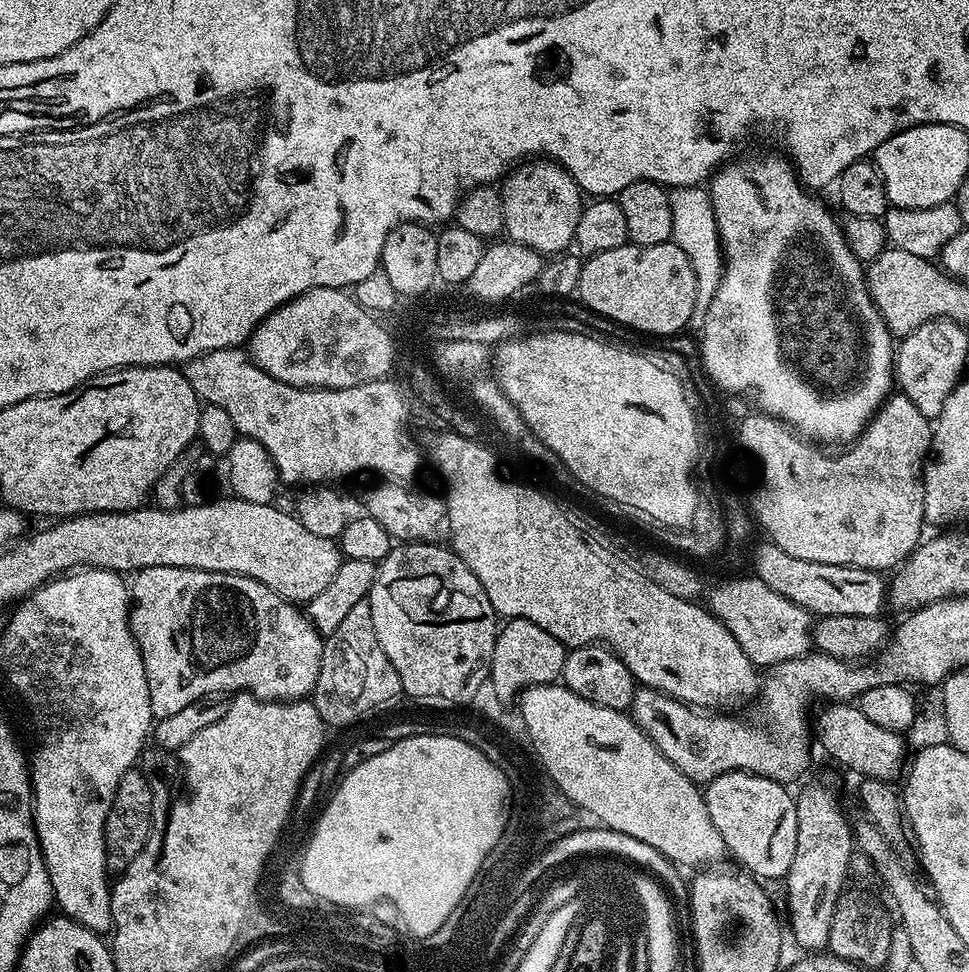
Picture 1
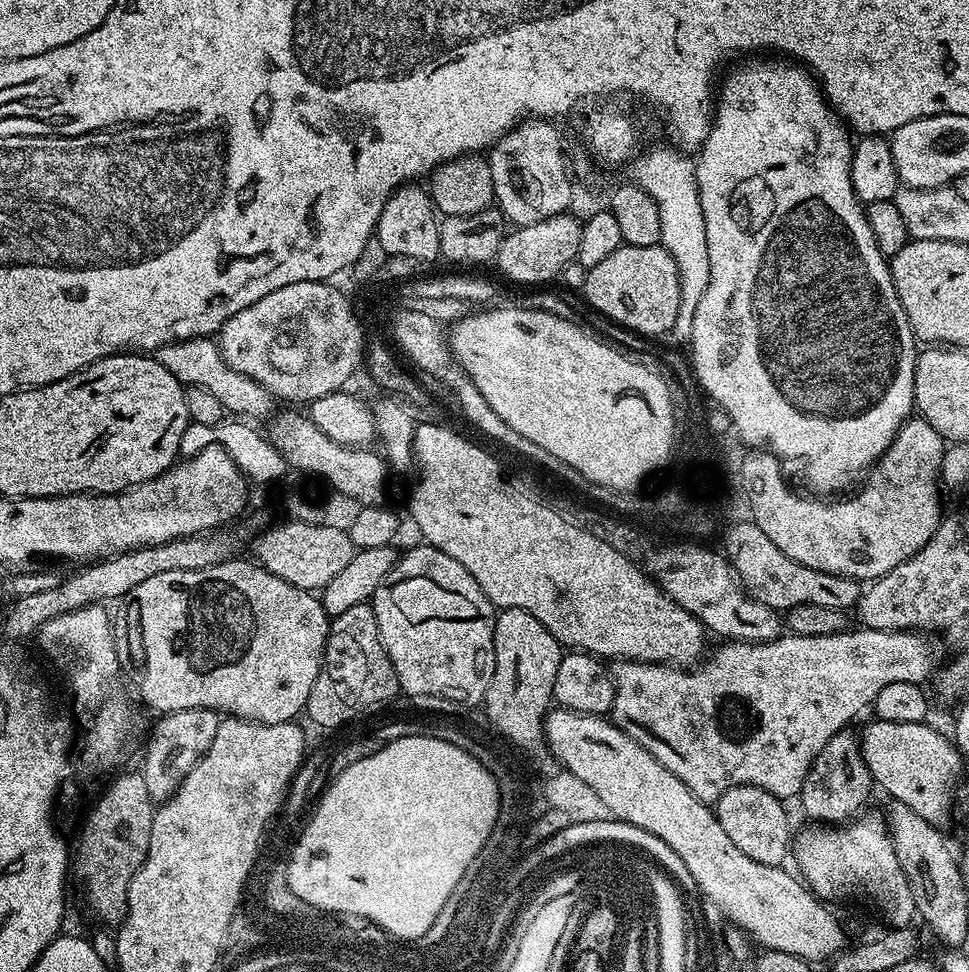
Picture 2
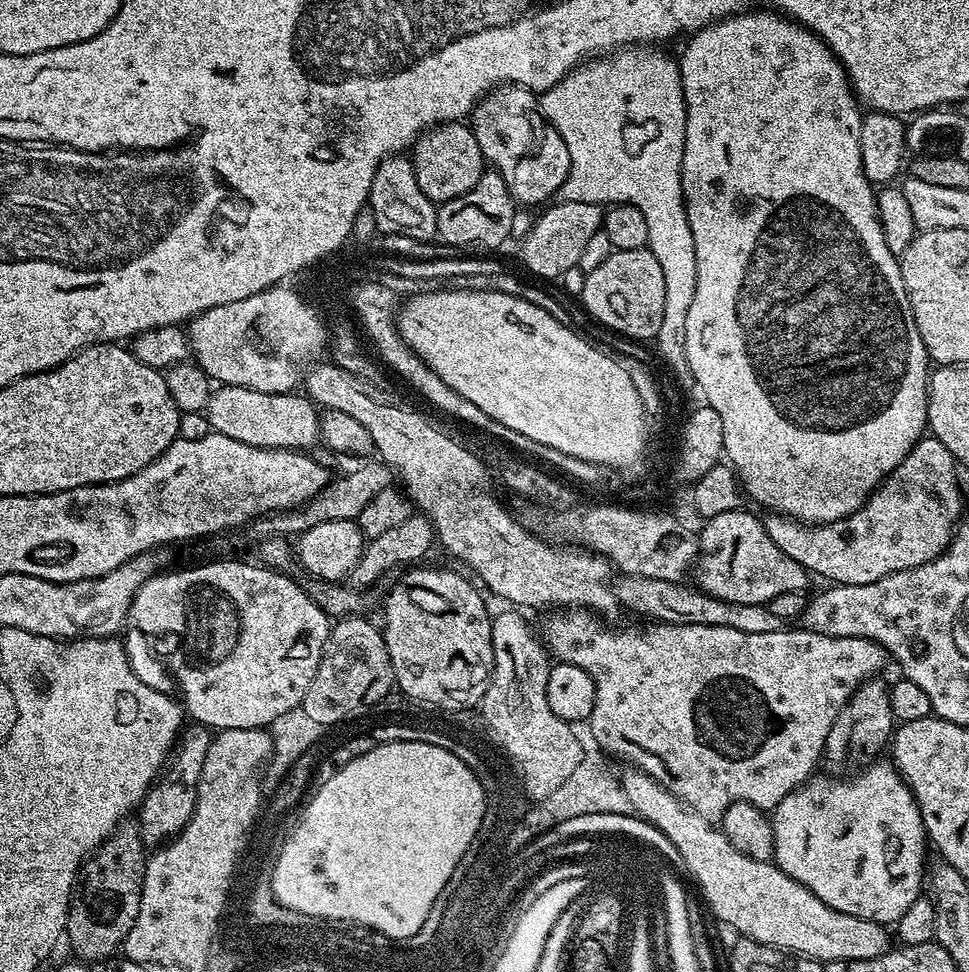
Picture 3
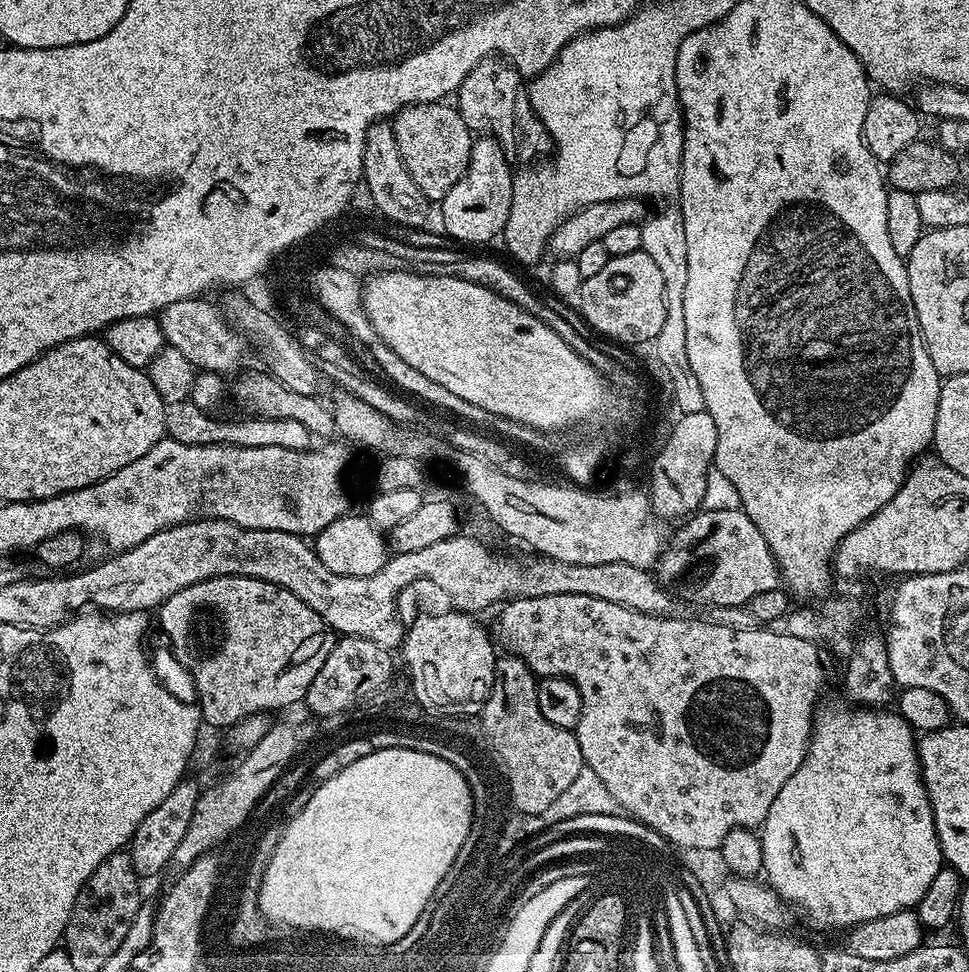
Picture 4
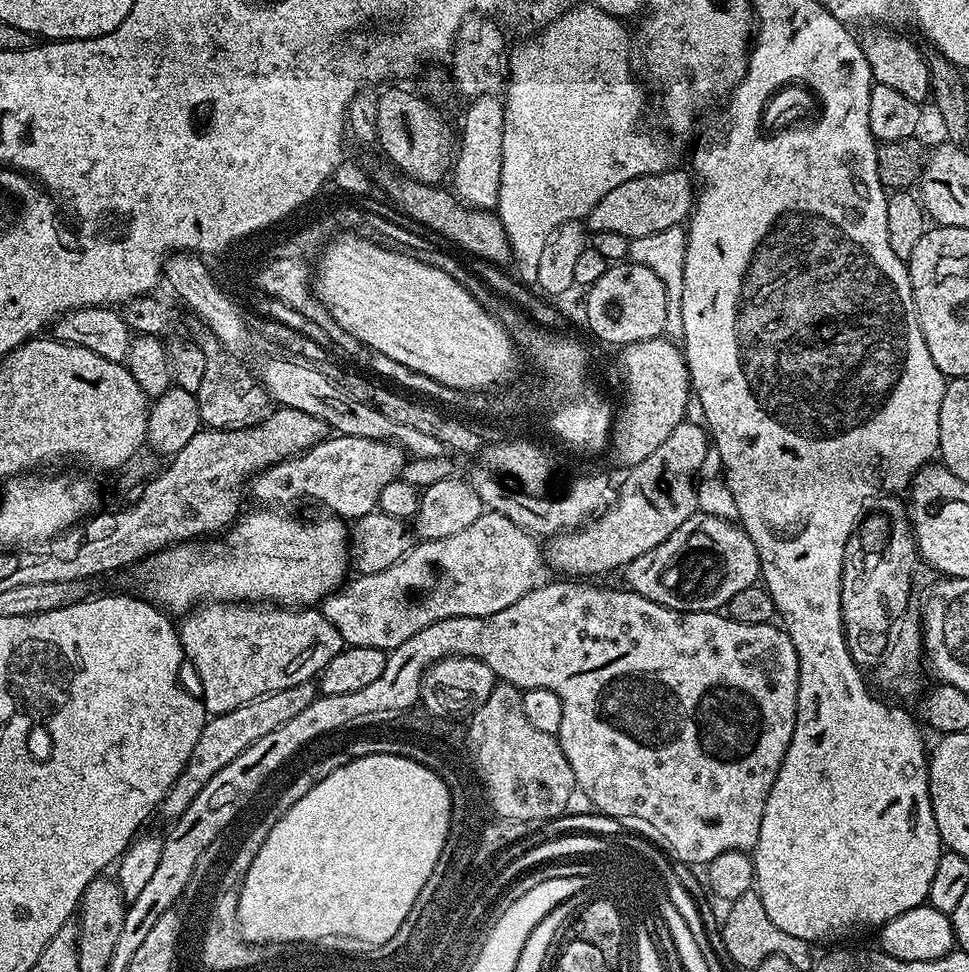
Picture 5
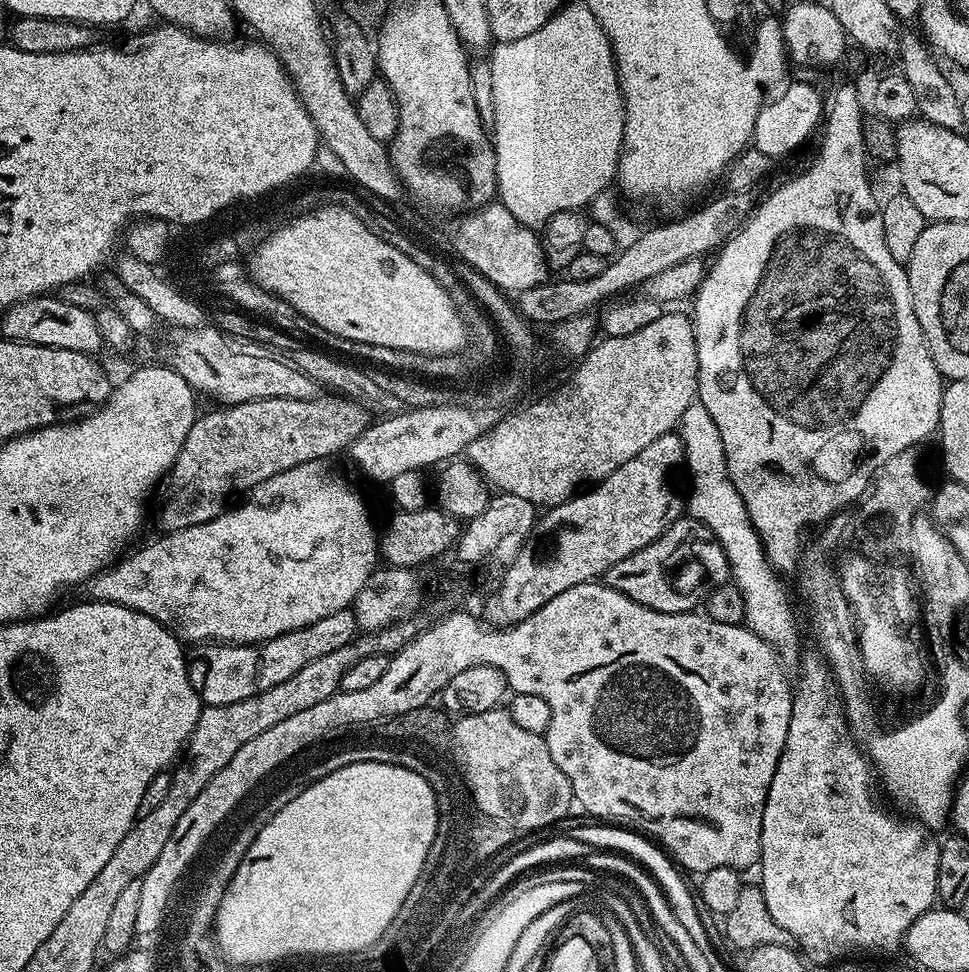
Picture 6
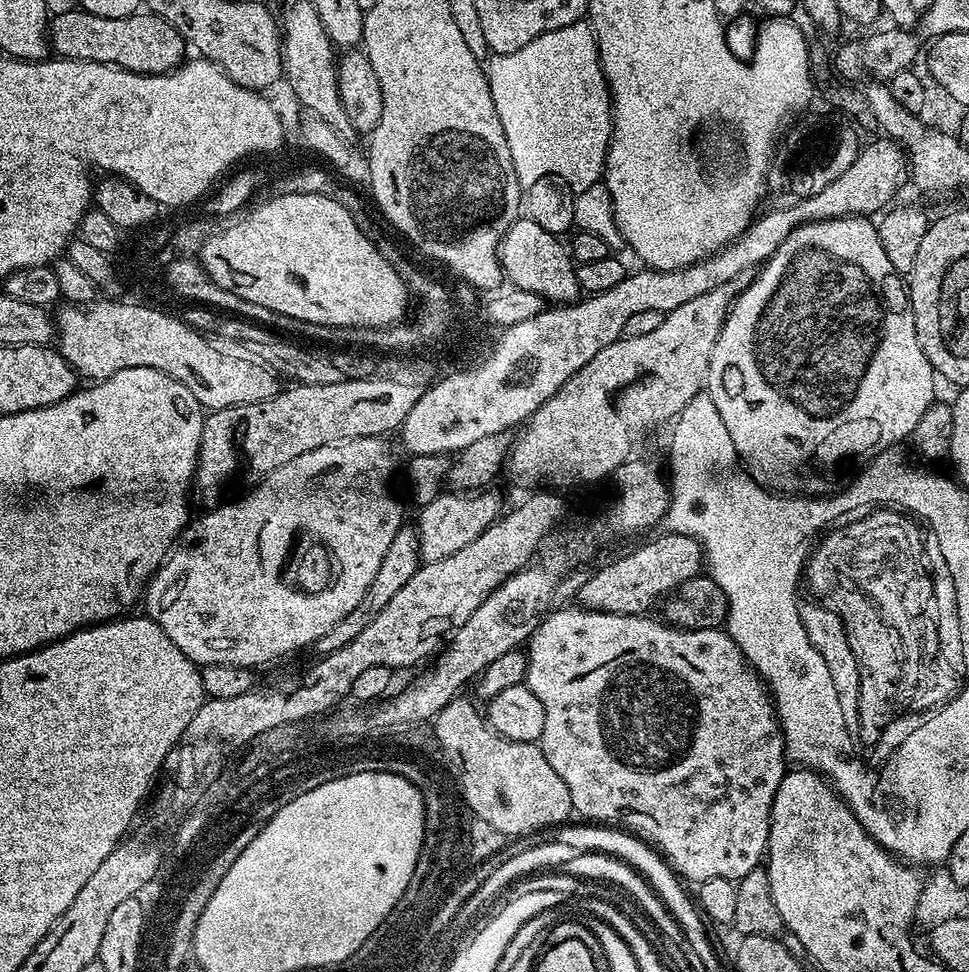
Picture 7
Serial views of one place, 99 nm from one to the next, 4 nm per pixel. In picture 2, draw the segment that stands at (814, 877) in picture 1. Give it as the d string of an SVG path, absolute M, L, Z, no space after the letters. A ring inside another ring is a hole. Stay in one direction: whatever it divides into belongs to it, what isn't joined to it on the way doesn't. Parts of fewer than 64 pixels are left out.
M845 730L834 734L830 742L822 746L818 758L814 758L812 768L804 779L798 803L804 807L805 814L810 818L809 821L839 826L851 821L861 811L859 808L863 806L864 799L871 794L872 788L874 789L874 781L860 753L857 733Z

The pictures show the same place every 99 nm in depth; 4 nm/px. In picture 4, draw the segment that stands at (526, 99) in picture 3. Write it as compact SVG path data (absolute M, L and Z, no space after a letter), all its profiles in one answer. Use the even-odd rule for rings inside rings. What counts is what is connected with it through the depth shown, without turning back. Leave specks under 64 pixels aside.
M489 58L466 74L454 93L454 104L460 109L471 132L493 136L509 161L527 166L547 157L553 151L554 145L546 126L532 111L531 104L520 104L520 83L520 73L507 60Z

